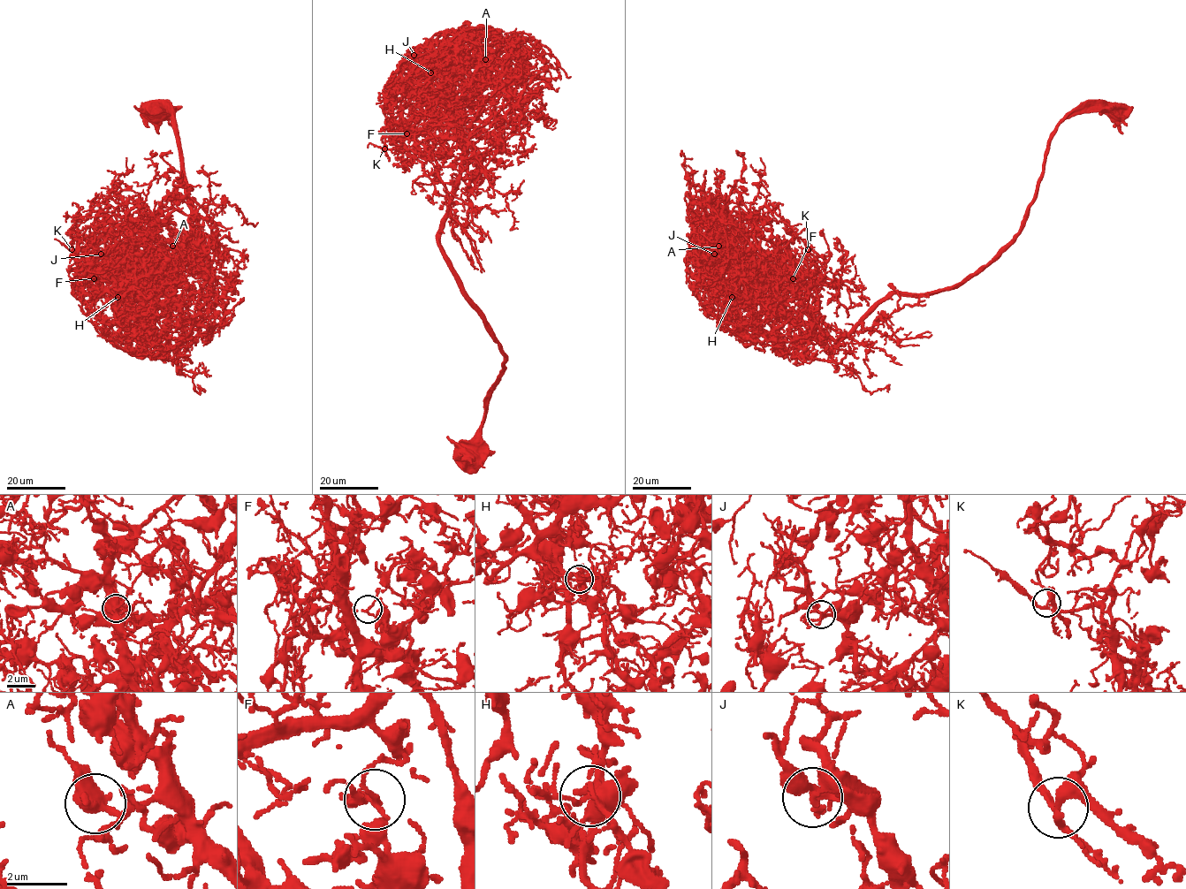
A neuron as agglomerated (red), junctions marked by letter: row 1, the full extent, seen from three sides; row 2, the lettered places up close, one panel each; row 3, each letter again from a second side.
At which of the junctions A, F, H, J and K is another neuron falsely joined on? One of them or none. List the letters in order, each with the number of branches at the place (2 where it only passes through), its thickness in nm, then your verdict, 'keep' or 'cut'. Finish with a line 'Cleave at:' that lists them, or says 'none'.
A: branches 2; calibre 500 nm; keep
F: branches 2; calibre 150 nm; cut
H: branches 3; calibre 190 nm; keep
J: branches 4; calibre 200 nm; keep
K: branches 5; calibre 240 nm; keep
Cleave at: F

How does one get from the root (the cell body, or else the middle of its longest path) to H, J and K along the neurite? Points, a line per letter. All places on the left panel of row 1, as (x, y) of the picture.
H: (154, 110), (176, 125), (191, 240), (156, 284), (126, 292), (146, 340), (110, 270), (117, 297)
J: (154, 110), (176, 125), (191, 240), (156, 284), (126, 292), (146, 340), (101, 254)
K: (154, 110), (176, 125), (191, 240), (156, 284), (126, 292), (146, 340), (125, 290), (97, 288), (72, 249)

